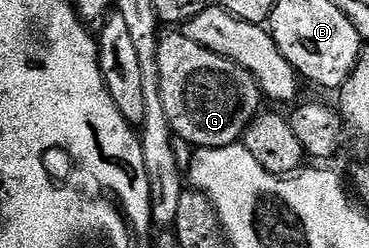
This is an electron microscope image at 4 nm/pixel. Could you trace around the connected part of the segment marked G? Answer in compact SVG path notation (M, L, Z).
M181 32L164 33L160 37L156 60L160 72L161 100L175 138L185 140L193 148L212 150L233 146L258 119L261 113L259 105L265 102L265 95L259 81L248 70L241 68L239 62L230 62L225 56L217 56L217 52L209 52L200 42L189 40Z

